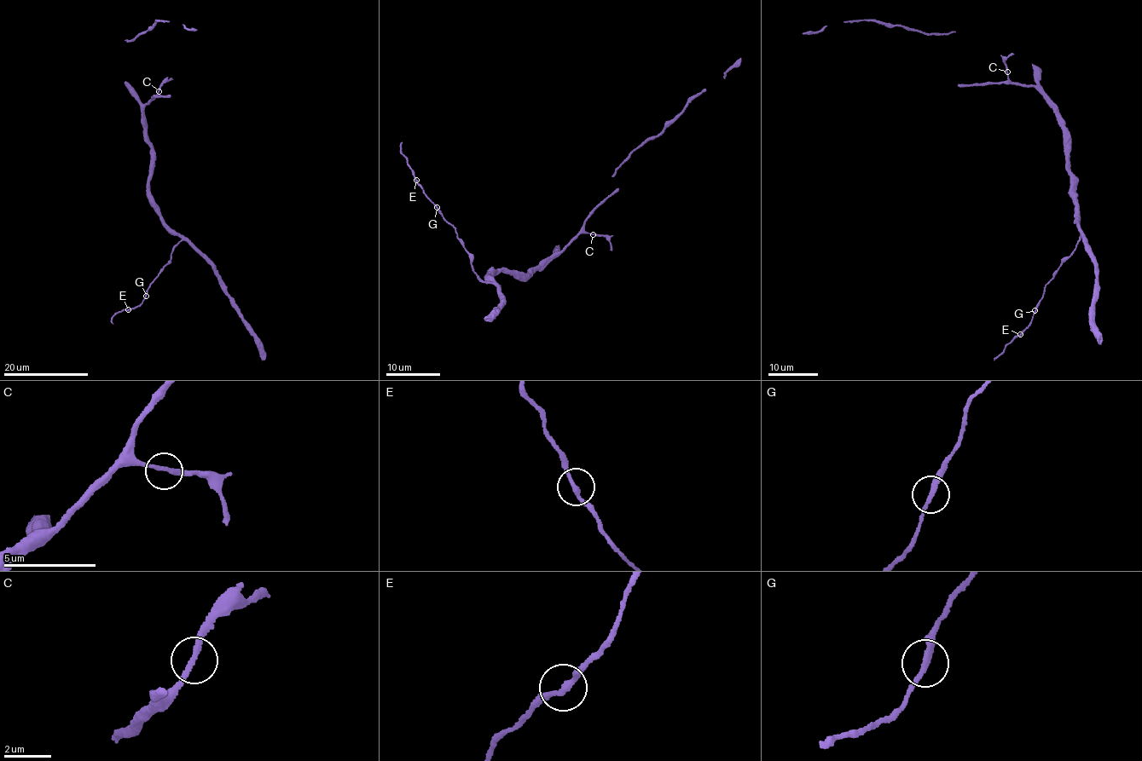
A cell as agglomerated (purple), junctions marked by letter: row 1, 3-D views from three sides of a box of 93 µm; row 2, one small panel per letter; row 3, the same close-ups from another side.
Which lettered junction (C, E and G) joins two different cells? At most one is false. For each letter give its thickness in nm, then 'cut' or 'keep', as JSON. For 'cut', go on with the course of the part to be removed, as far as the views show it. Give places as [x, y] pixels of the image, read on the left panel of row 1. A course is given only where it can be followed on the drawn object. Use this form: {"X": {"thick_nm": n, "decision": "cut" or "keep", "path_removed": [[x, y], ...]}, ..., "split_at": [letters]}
{"C": {"thick_nm": 220, "decision": "keep"}, "E": {"thick_nm": 240, "decision": "keep"}, "G": {"thick_nm": 260, "decision": "keep"}, "split_at": []}

